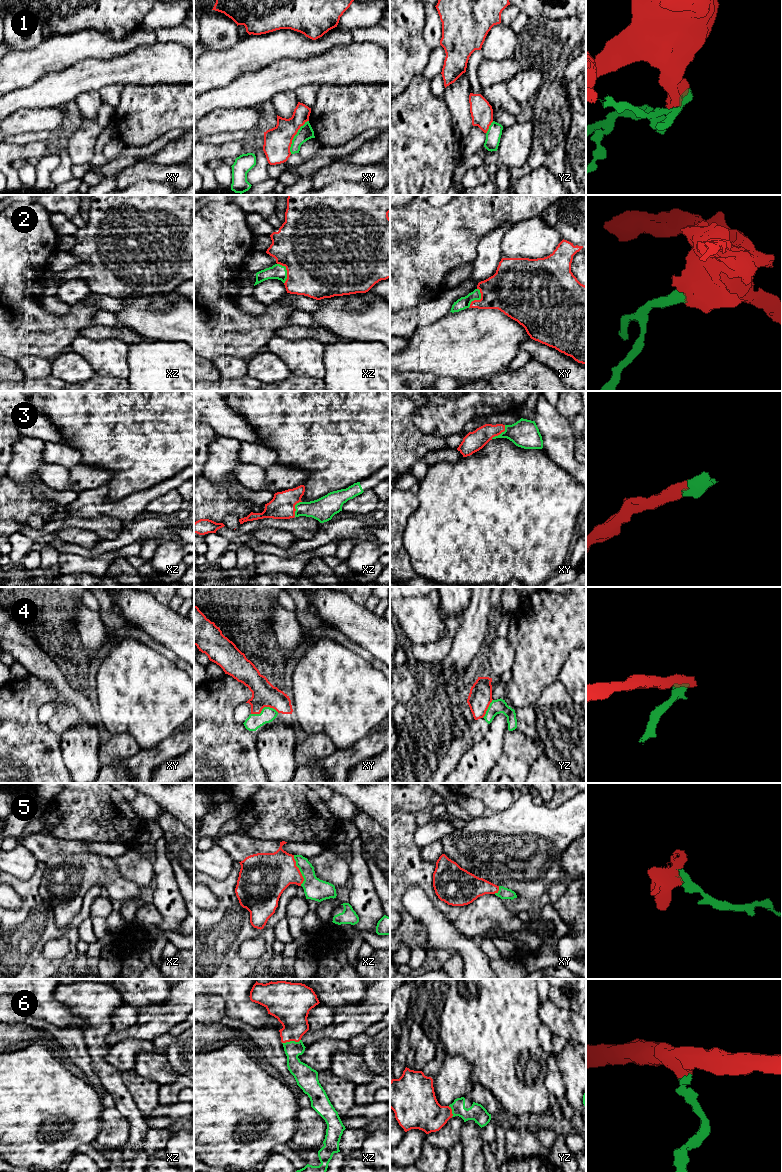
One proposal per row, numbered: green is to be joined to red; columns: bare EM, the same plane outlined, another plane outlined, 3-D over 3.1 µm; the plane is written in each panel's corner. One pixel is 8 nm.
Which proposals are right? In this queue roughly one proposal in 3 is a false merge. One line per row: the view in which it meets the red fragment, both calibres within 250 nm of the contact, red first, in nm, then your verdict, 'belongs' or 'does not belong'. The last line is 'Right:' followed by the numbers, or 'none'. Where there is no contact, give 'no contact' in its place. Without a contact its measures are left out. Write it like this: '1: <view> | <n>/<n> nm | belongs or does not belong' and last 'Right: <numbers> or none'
1: xy | 220/120 nm | does not belong
2: xy | 340/100 nm | belongs
3: xy | 160/220 nm | belongs
4: xy | 200/120 nm | does not belong
5: xz | 360/180 nm | belongs
6: xz | 280/140 nm | belongs
Right: 2, 3, 5, 6

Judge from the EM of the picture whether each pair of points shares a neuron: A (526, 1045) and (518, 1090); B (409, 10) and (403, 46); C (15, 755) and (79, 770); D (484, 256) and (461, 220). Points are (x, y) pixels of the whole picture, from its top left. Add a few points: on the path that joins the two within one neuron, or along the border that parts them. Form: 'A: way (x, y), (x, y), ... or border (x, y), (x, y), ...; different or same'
A: way (514, 1053), (512, 1055), (512, 1065), (514, 1078); same
B: way (407, 19), (403, 24), (403, 37); same
C: border (60, 744), (63, 763), (69, 772); different
D: border (495, 229), (481, 239), (472, 262); different

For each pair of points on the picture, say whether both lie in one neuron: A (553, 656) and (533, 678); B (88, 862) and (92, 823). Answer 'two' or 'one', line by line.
A: one
B: two

